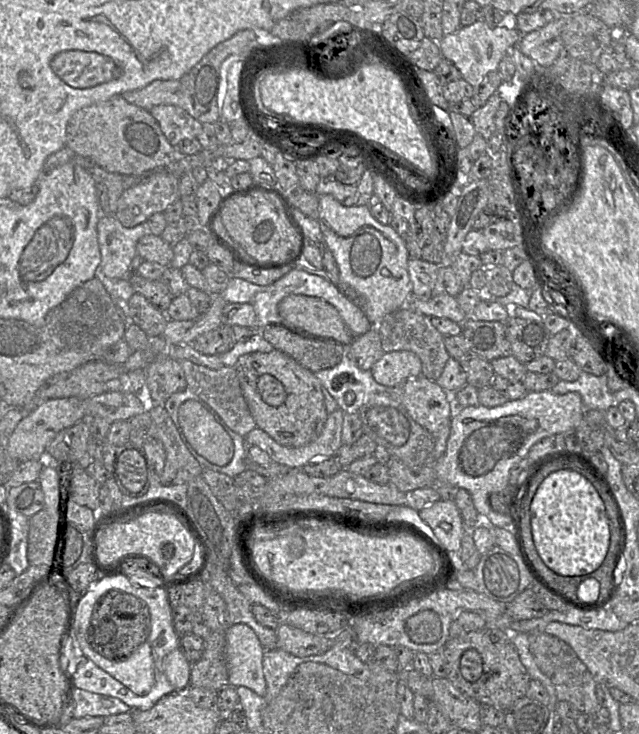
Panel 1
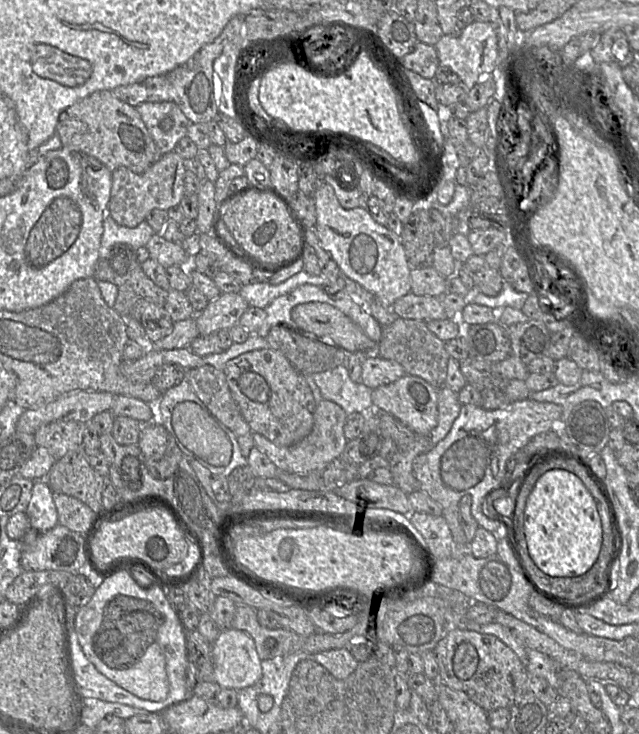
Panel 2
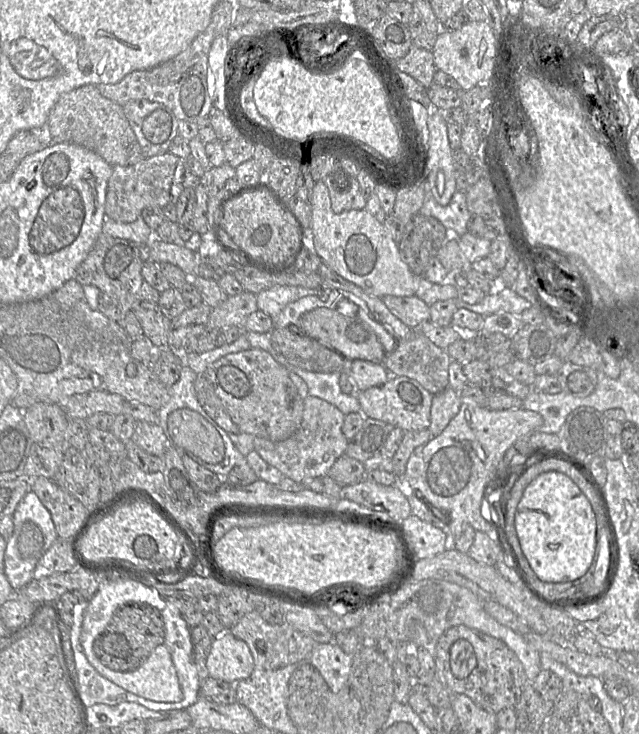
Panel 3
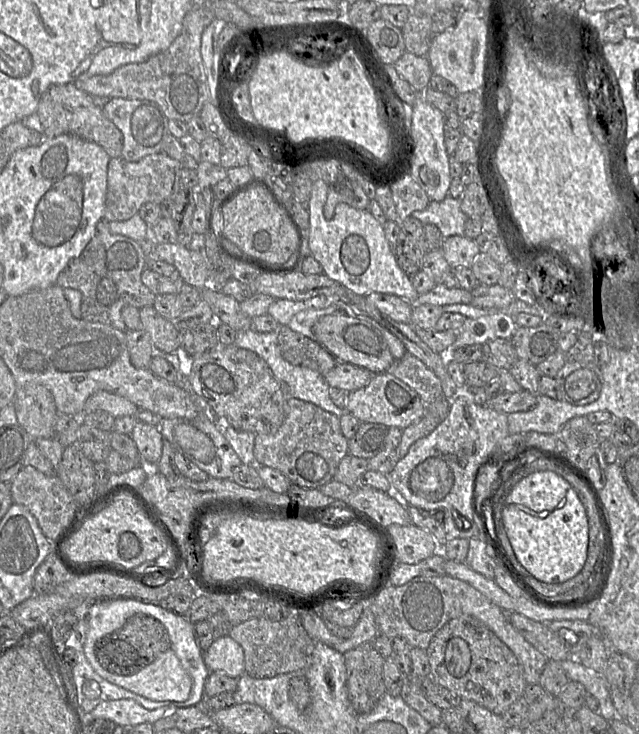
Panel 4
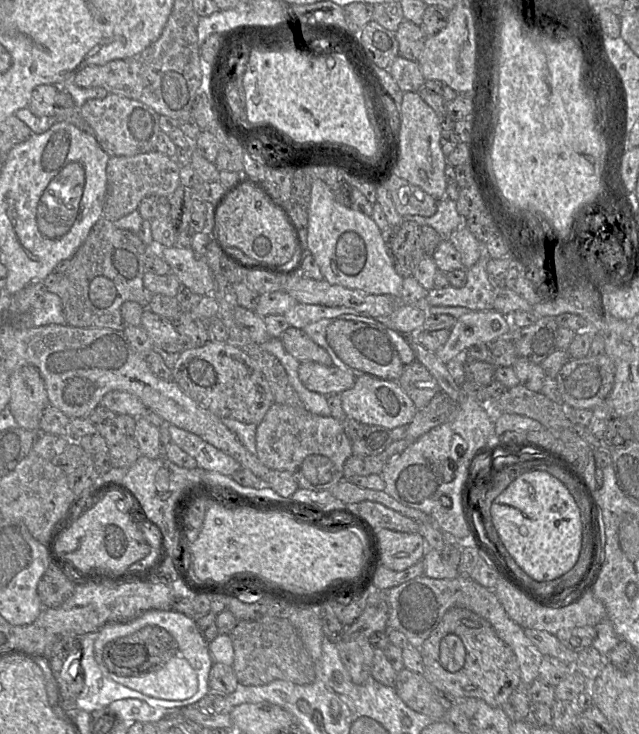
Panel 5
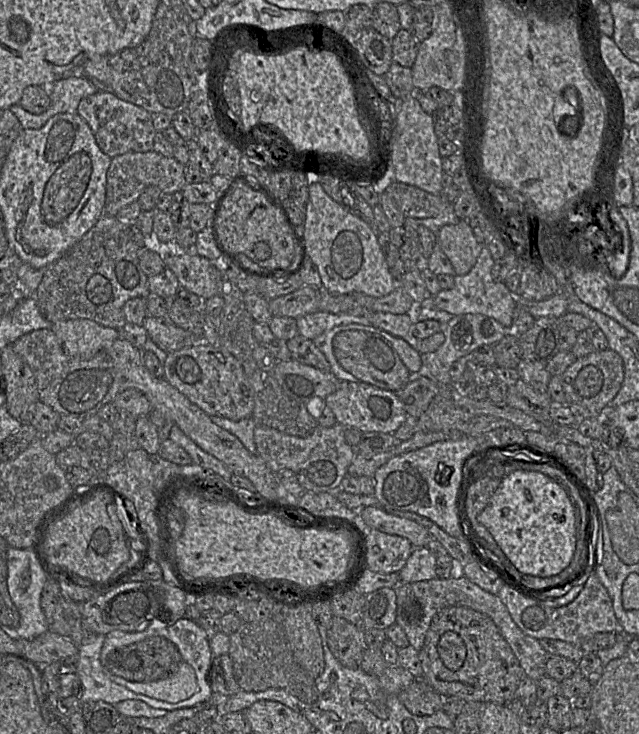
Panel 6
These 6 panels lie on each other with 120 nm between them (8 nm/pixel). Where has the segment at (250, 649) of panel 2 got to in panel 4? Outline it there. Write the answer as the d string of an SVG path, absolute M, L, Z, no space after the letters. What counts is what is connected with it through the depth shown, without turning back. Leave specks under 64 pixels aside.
M229 635L214 639L209 648L203 651L203 659L210 672L224 673L236 679L245 673L243 648Z

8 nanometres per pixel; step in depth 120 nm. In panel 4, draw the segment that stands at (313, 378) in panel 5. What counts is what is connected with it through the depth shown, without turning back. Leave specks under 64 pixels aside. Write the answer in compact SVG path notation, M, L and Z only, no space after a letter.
M337 362L334 368L322 375L331 388L351 392L368 385L375 373L354 364Z

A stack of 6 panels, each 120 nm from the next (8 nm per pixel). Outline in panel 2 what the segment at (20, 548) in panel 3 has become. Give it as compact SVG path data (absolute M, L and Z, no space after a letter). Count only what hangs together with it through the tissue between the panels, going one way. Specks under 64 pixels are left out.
M46 480L34 481L25 513L28 516L30 528L38 531L47 531L58 524L53 491Z

